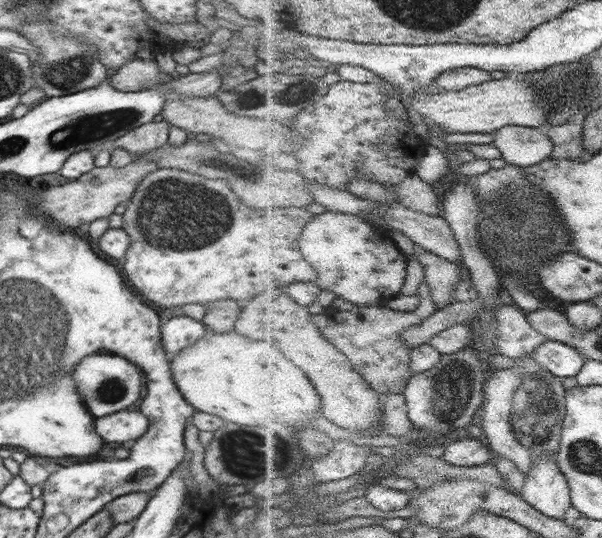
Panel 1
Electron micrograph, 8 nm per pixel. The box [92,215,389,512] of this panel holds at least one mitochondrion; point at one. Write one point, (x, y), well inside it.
(245, 455)

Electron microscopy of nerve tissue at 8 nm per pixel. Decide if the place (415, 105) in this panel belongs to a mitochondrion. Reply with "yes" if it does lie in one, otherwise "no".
no

